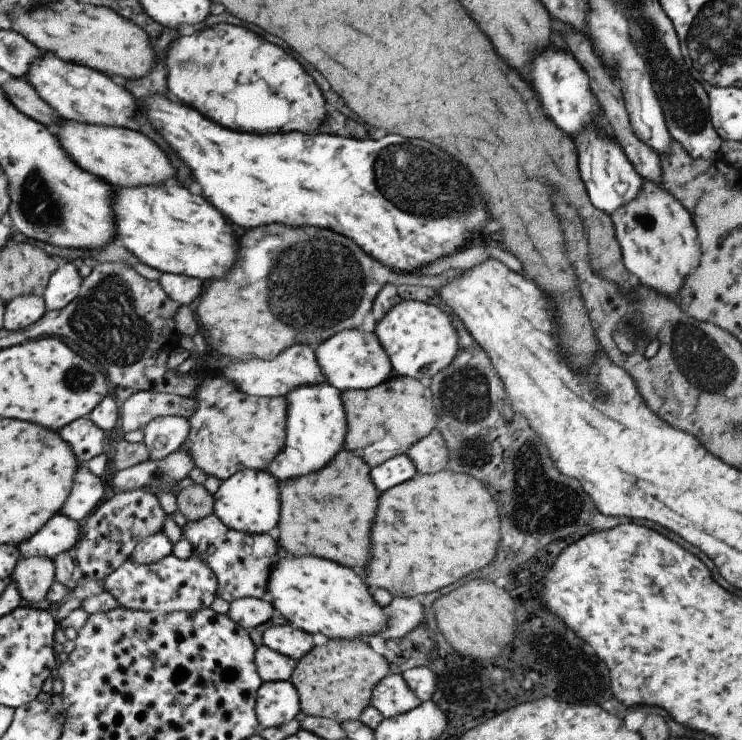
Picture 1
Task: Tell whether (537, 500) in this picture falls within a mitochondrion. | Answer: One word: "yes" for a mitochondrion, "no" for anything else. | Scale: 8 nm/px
yes

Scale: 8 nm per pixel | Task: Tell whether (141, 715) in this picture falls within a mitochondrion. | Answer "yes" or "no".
no

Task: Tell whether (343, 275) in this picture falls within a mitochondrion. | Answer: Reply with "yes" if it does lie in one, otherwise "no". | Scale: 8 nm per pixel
yes

